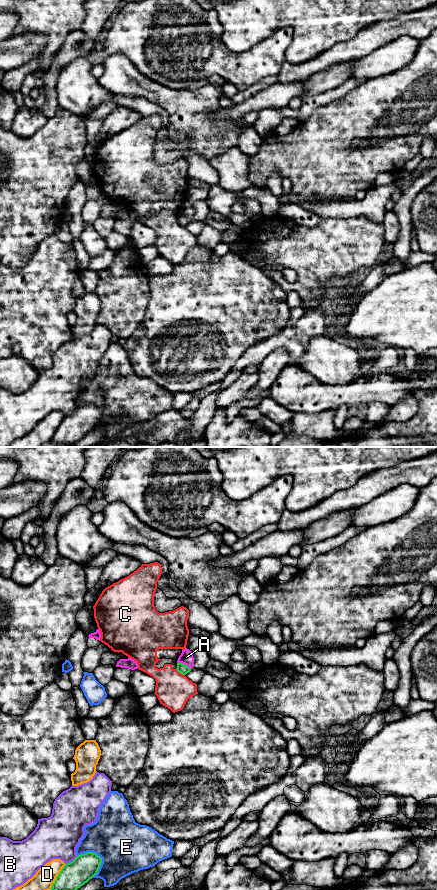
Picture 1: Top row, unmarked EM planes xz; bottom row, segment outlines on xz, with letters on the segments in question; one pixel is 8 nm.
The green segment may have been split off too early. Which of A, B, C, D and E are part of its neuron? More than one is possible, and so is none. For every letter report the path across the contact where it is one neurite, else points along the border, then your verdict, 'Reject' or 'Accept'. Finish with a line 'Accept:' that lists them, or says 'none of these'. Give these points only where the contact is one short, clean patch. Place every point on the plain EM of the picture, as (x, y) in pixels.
A: Boundary: xz (177, 214), (184, 215), (191, 220). Reject
B: Reject
C: Reject
D: Reject
E: Reject
Accept: none of these

